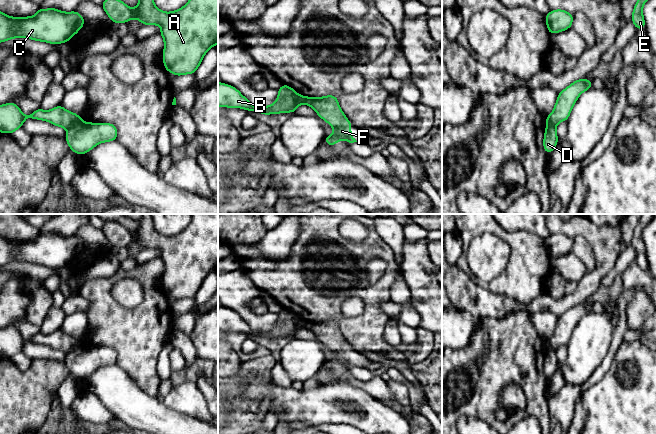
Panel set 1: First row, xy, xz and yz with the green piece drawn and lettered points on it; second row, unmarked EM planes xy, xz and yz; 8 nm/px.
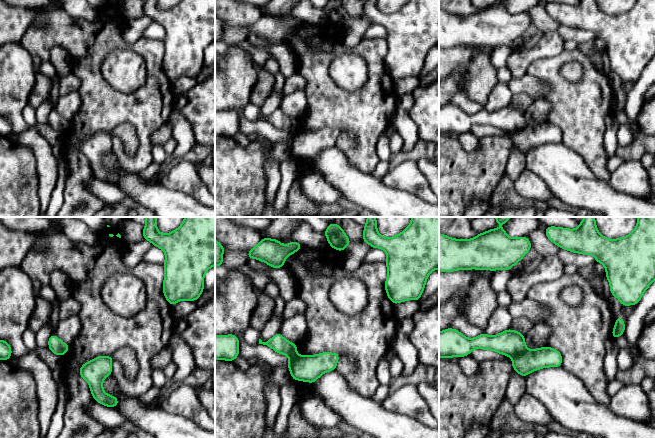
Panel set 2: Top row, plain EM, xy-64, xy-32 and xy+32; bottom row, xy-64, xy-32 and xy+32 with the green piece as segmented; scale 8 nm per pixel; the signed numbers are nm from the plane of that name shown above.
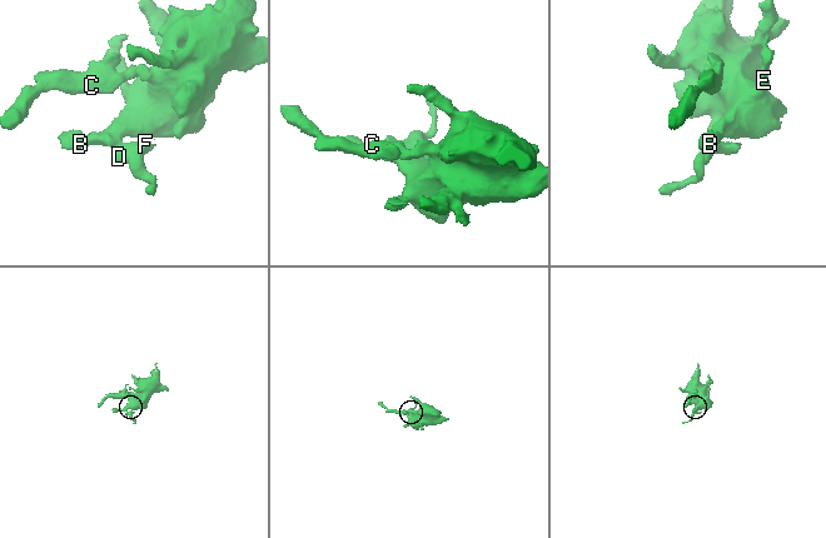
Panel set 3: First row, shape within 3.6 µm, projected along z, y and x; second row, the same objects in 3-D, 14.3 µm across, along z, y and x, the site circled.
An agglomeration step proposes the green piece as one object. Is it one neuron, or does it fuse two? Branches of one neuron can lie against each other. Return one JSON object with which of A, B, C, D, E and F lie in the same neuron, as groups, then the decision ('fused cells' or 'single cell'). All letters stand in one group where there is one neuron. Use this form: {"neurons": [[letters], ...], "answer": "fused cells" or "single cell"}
{"neurons": [["A", "B", "C", "E"], ["D", "F"]], "answer": "fused cells"}

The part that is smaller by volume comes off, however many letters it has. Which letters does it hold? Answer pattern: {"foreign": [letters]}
{"foreign": ["D", "F"]}

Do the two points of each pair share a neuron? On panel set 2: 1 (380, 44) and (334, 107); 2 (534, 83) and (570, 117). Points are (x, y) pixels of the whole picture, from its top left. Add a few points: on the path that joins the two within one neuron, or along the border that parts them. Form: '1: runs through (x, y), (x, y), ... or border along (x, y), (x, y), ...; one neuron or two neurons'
1: runs through (376, 64), (376, 82), (354, 104); one neuron
2: border along (532, 76), (549, 89), (544, 98); two neurons

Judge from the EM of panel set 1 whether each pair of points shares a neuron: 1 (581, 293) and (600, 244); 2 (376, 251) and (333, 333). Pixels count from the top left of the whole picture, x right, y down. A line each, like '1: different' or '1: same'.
1: same
2: different

